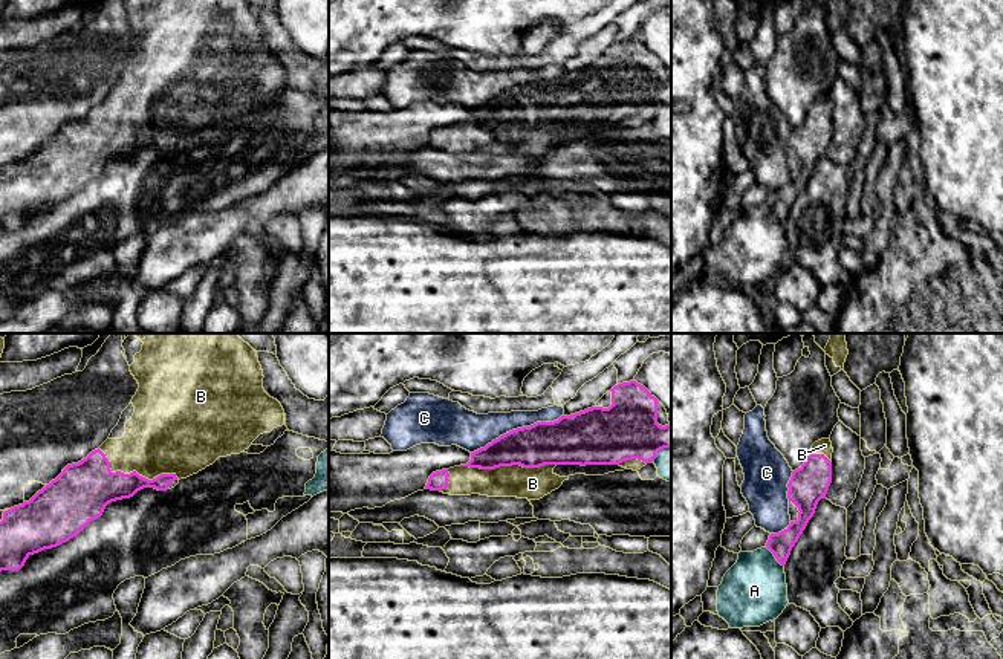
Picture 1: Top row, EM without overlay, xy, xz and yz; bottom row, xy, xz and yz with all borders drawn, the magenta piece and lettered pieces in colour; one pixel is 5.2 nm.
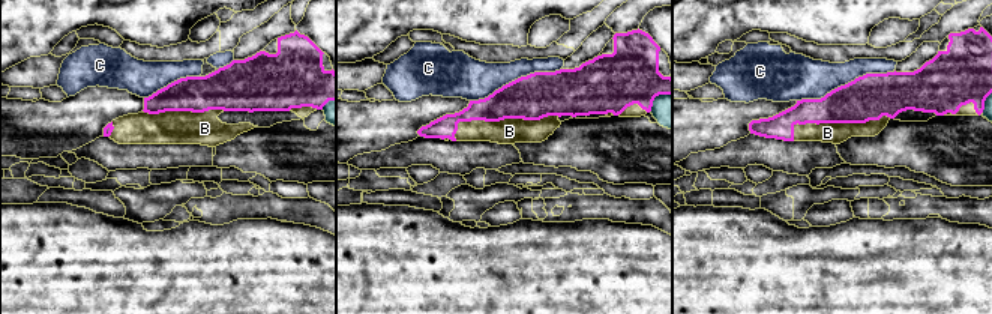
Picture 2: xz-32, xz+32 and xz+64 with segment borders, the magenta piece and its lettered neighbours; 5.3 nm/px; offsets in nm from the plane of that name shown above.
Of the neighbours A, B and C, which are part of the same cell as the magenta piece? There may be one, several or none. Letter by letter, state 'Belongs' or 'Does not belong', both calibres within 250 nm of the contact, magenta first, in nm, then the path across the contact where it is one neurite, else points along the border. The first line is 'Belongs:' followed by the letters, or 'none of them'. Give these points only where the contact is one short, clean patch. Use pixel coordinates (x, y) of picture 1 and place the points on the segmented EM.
Belongs: B
A: Does not belong. Thickness 120 nm (magenta) against 340 nm
B: Belongs. Thickness 220 nm (magenta) against 170 nm
C: Does not belong. Thickness 240 nm (magenta) against 200 nm

